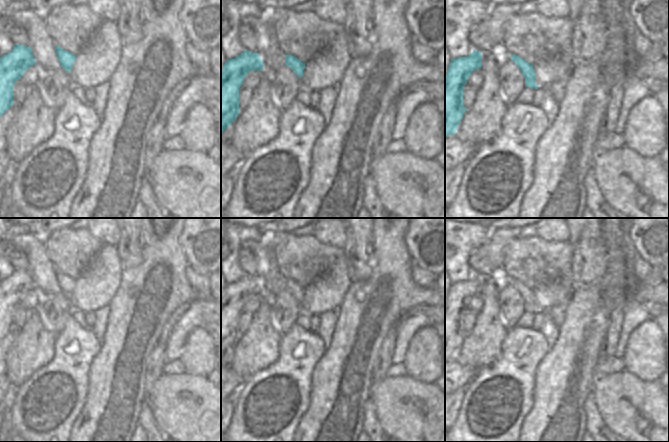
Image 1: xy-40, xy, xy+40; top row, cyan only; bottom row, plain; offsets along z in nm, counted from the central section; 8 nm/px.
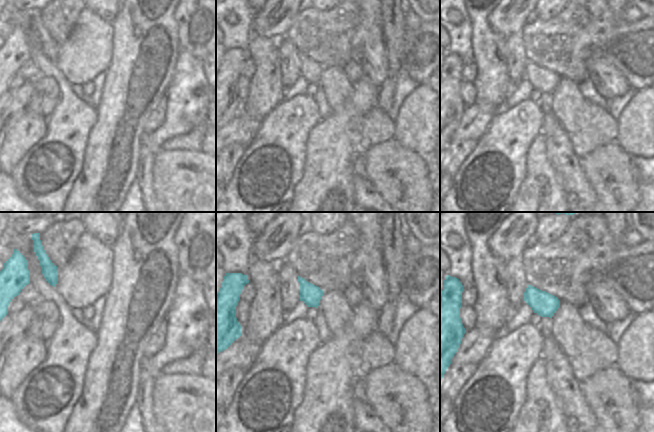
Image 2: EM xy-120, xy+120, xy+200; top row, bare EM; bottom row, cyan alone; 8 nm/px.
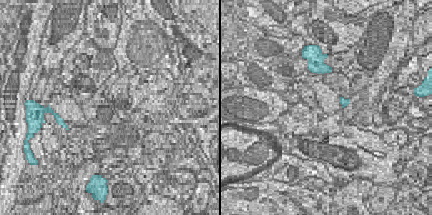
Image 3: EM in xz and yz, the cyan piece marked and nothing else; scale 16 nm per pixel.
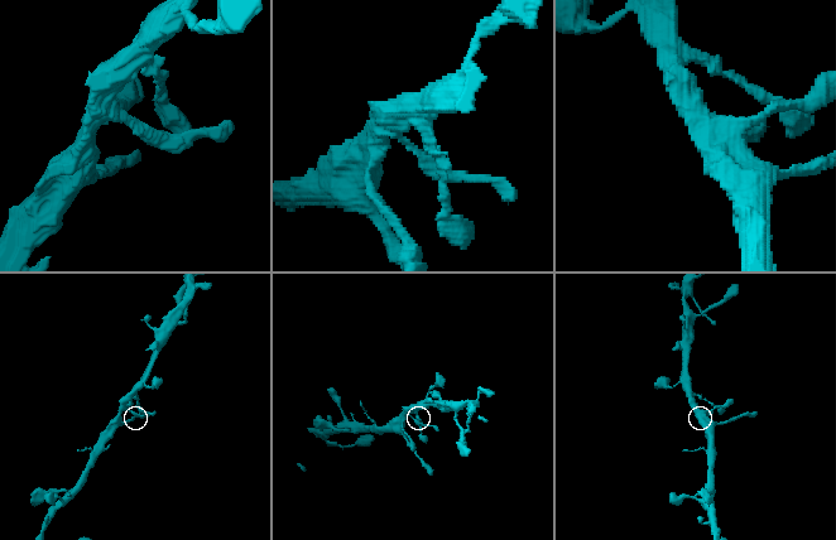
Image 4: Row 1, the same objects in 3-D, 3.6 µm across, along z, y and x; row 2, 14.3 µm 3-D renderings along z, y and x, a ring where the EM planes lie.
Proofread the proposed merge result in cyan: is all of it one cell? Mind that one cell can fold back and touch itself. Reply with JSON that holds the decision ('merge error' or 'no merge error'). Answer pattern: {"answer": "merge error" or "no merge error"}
{"answer": "no merge error"}

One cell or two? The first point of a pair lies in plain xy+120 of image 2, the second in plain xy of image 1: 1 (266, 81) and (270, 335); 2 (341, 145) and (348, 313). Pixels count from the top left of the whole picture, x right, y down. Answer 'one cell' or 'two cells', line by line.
1: one cell
2: one cell

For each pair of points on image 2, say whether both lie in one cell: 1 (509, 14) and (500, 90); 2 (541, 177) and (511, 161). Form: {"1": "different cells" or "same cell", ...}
{"1": "different cells", "2": "different cells"}

